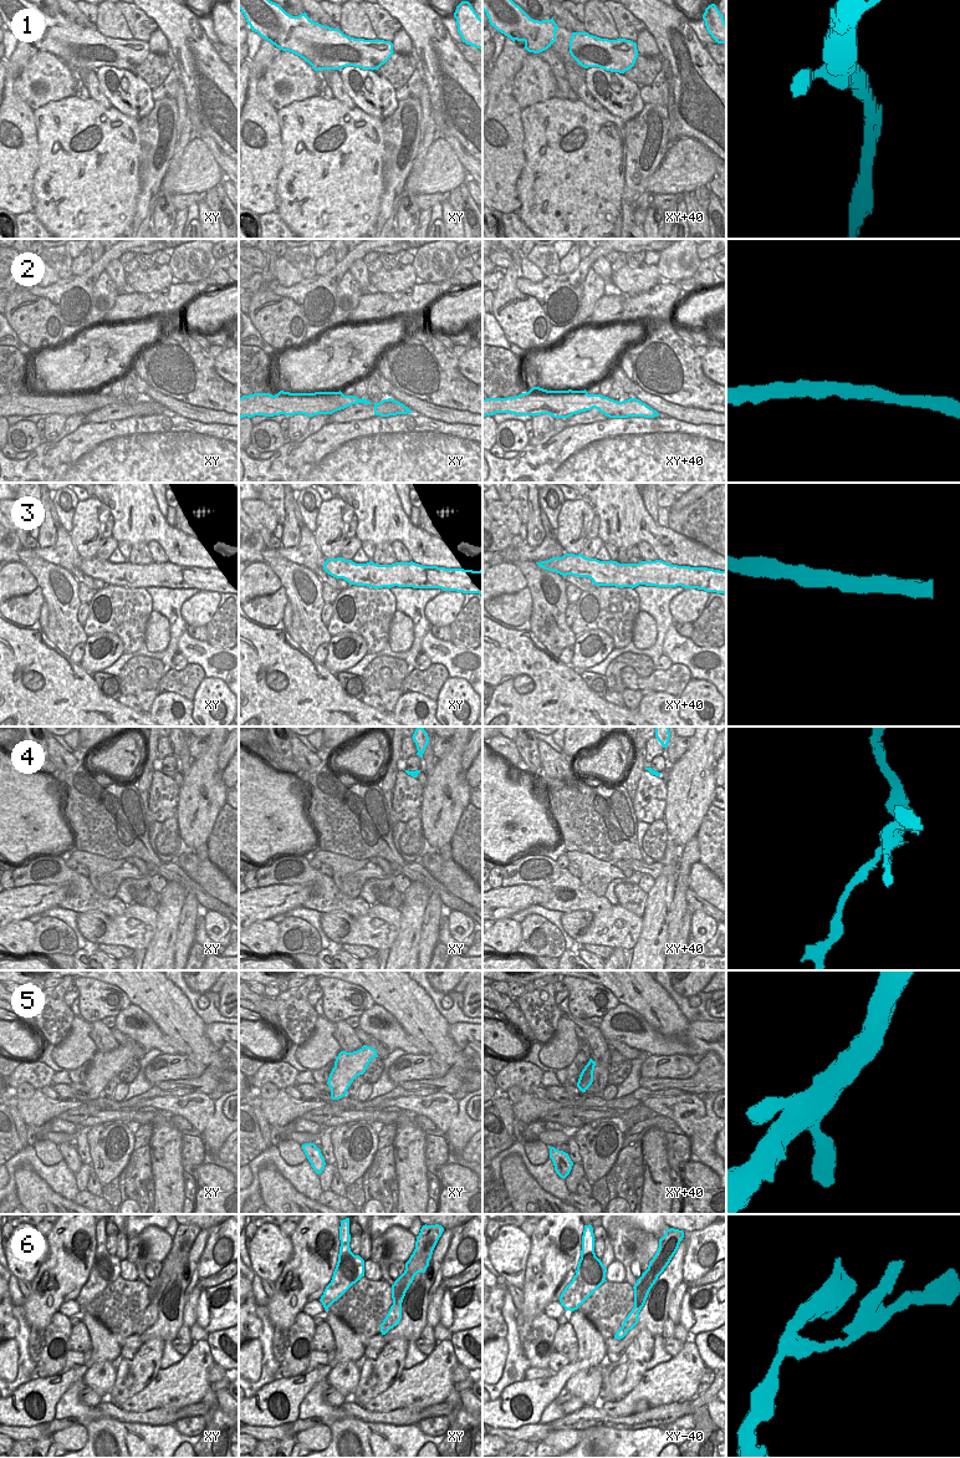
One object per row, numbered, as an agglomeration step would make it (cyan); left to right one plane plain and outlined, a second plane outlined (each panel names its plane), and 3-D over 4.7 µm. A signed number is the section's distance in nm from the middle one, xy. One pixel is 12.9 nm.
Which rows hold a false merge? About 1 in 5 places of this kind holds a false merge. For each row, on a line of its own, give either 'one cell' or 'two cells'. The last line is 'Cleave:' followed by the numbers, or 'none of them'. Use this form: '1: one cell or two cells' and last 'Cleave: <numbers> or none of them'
1: one cell
2: one cell
3: one cell
4: one cell
5: one cell
6: one cell
Cleave: none of them

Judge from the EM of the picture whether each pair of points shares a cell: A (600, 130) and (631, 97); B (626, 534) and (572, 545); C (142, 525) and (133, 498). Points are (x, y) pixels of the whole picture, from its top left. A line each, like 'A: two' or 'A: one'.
A: two
B: two
C: one

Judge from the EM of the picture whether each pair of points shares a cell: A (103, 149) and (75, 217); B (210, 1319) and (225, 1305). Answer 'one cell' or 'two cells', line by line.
A: one cell
B: one cell

